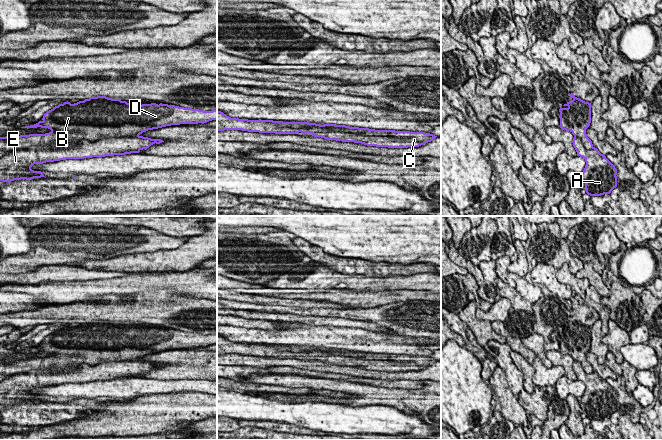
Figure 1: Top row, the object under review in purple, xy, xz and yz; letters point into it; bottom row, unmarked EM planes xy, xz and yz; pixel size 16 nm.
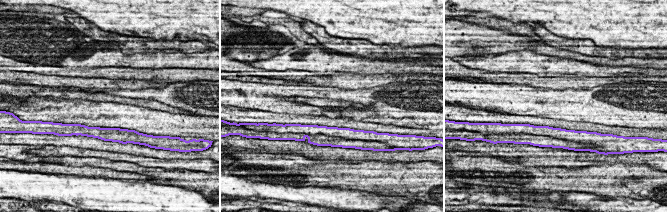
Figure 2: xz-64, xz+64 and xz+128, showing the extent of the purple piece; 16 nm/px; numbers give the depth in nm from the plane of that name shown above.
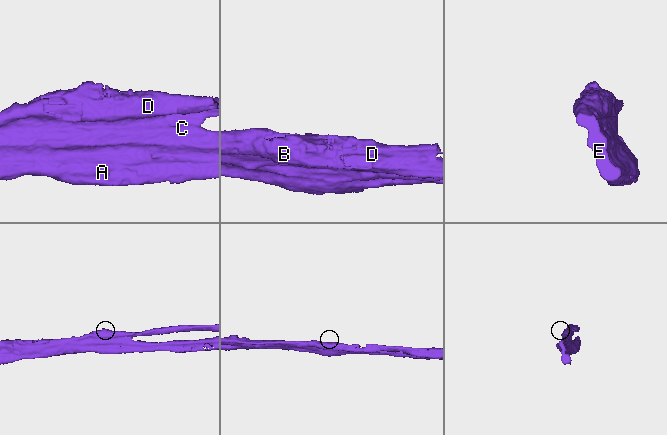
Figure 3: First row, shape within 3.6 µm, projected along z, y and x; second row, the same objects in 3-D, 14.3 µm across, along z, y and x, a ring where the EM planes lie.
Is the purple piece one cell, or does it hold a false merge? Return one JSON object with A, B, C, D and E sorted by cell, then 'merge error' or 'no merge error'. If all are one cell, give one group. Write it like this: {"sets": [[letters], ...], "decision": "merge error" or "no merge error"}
{"sets": [["A", "E"], ["B", "C", "D"]], "decision": "merge error"}

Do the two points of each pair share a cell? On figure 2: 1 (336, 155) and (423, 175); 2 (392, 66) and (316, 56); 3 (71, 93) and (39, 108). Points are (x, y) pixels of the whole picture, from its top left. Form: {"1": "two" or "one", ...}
{"1": "two", "2": "one", "3": "two"}

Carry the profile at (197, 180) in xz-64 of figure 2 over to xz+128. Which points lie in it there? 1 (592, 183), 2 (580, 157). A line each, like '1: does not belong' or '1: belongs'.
1: belongs
2: does not belong

